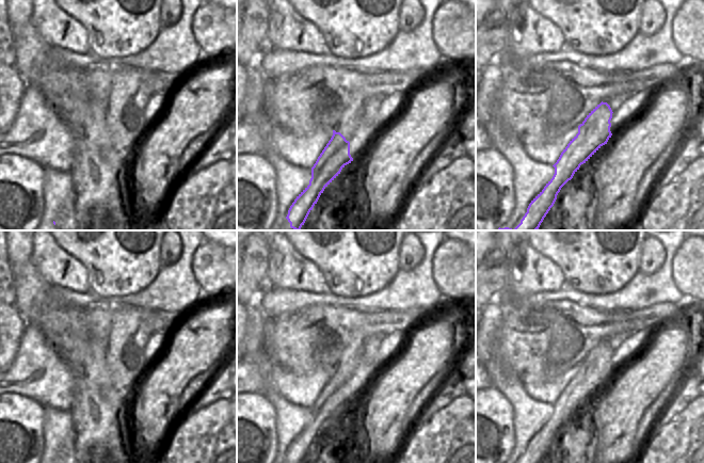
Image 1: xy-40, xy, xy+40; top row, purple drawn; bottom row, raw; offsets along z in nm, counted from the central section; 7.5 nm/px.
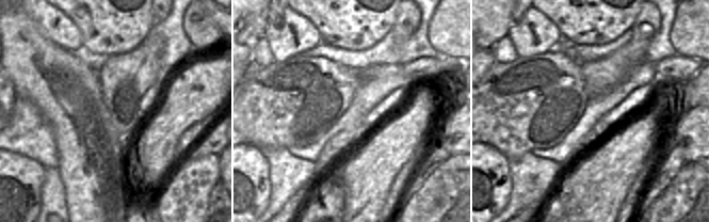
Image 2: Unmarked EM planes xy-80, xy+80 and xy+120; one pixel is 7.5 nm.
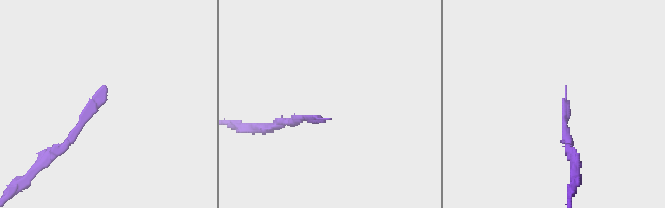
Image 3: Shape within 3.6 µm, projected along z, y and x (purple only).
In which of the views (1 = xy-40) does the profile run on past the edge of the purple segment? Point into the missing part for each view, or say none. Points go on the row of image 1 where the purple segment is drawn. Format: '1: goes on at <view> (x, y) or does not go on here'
1: does not go on here

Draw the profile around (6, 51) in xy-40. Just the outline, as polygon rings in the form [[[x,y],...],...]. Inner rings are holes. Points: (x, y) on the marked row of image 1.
[[[0,0],[0,62],[7,66],[13,66],[15,63],[13,32],[6,16],[6,0]]]

